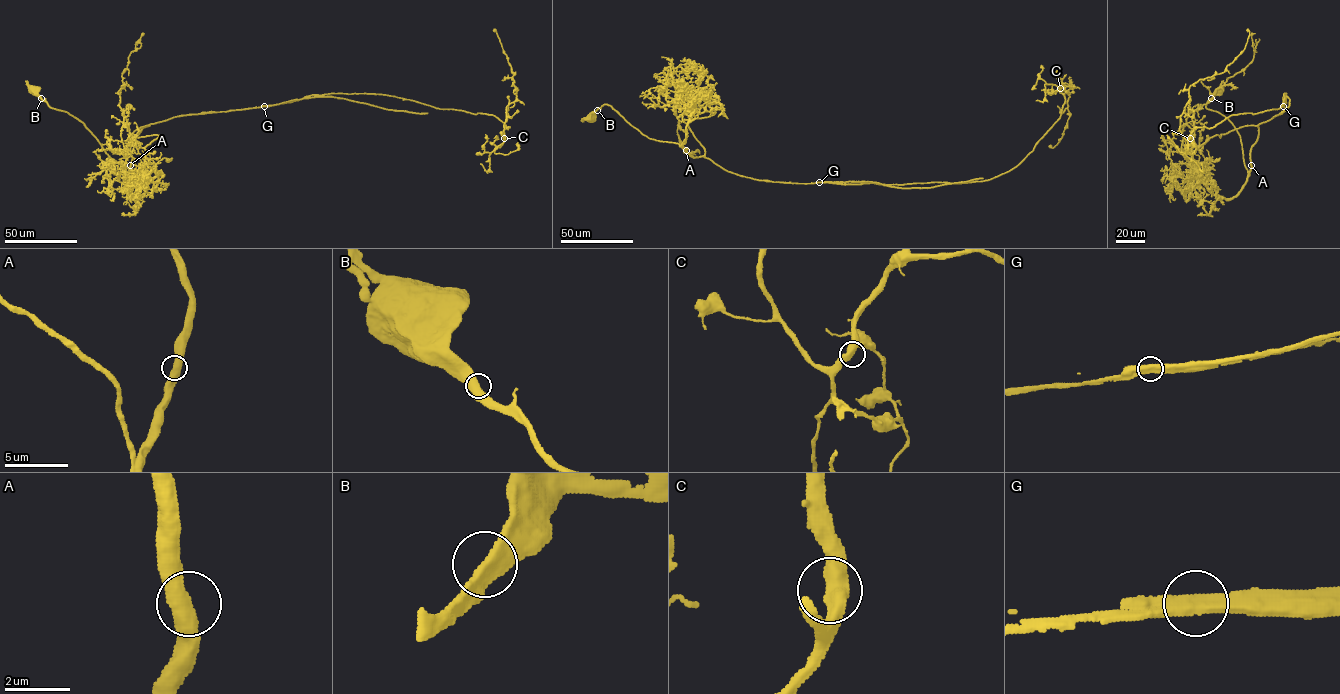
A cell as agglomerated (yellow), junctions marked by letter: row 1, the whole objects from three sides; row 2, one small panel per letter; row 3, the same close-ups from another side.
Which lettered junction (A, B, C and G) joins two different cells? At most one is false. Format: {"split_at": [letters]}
{"split_at": ["G"]}

